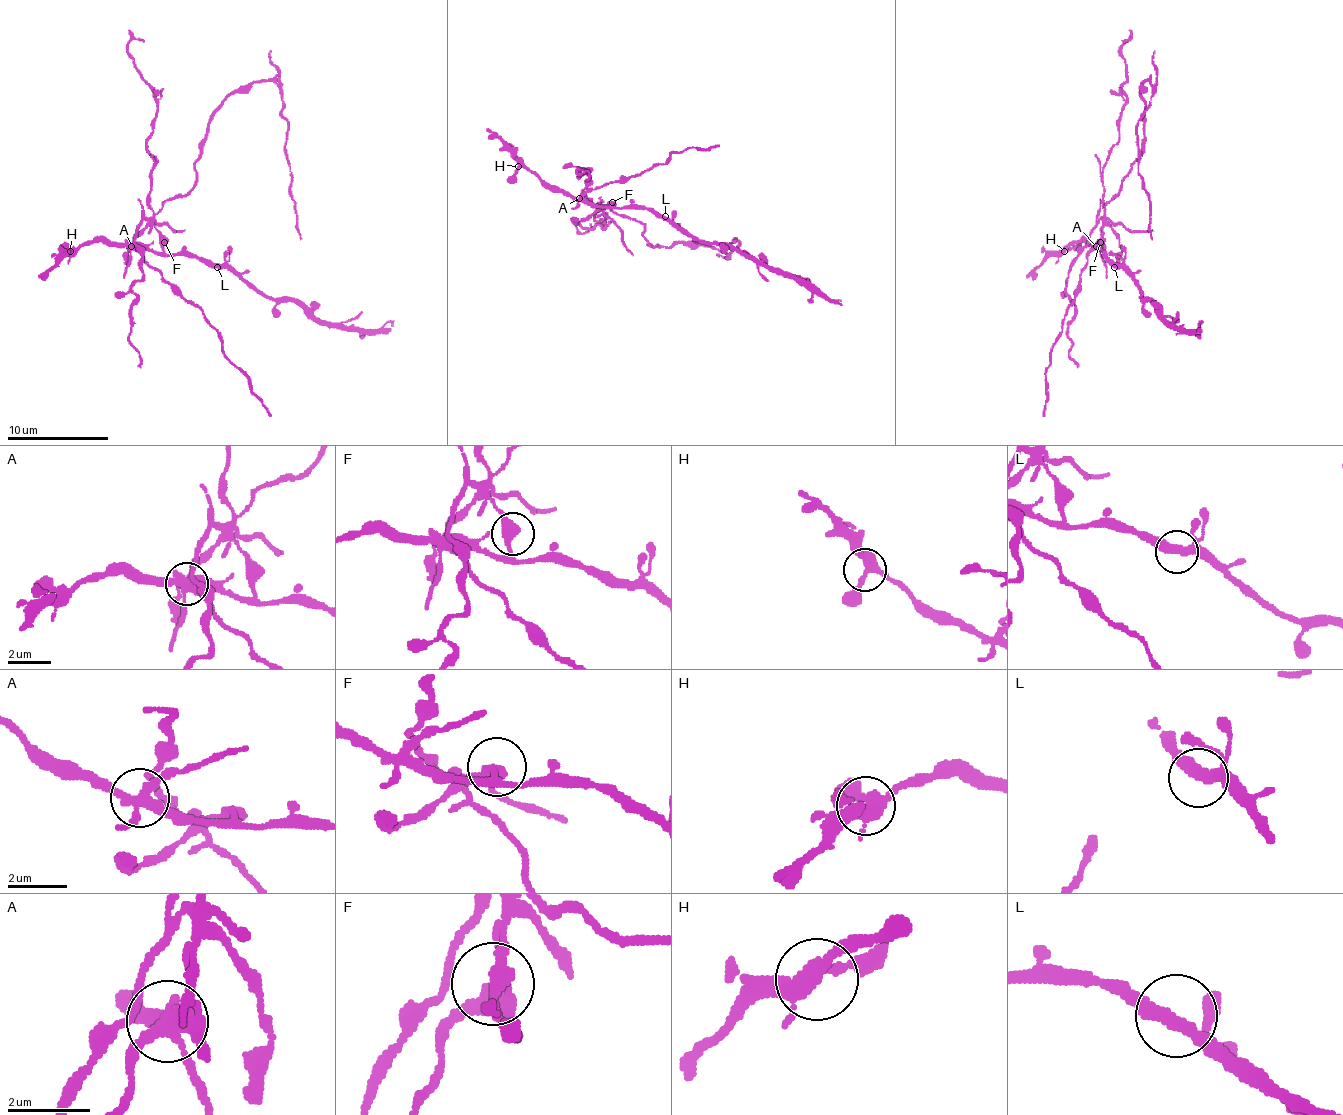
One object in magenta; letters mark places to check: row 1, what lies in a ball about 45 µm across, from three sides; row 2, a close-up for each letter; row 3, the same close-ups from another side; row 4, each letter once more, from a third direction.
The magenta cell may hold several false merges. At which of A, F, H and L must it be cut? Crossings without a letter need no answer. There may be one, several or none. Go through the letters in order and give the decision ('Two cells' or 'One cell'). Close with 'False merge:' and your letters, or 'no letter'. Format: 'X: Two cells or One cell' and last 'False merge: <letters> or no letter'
A: Two cells
F: Two cells
H: One cell
L: One cell
False merge: A, F

